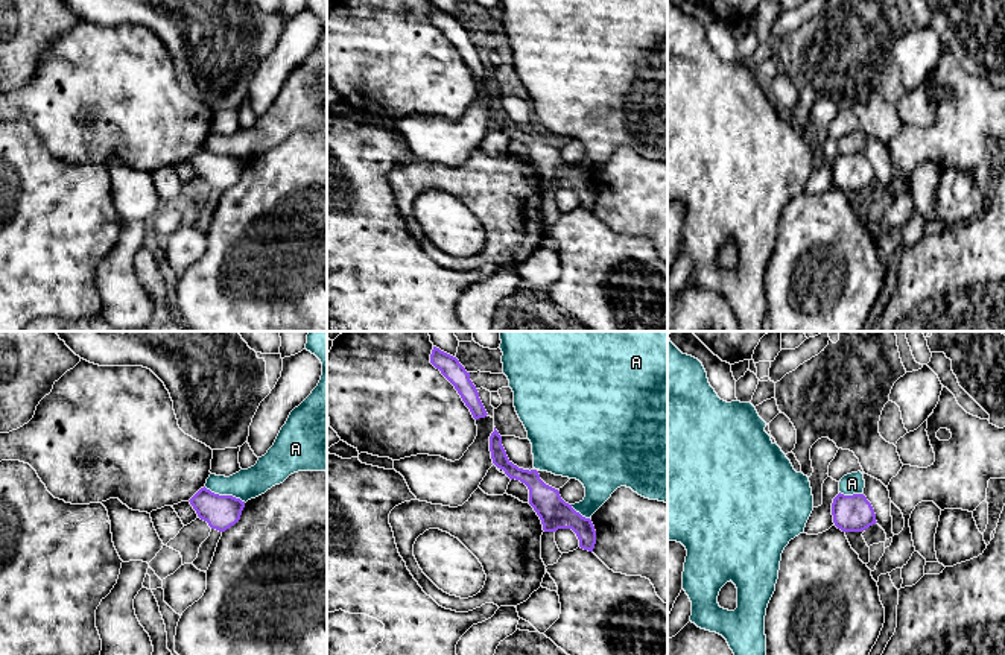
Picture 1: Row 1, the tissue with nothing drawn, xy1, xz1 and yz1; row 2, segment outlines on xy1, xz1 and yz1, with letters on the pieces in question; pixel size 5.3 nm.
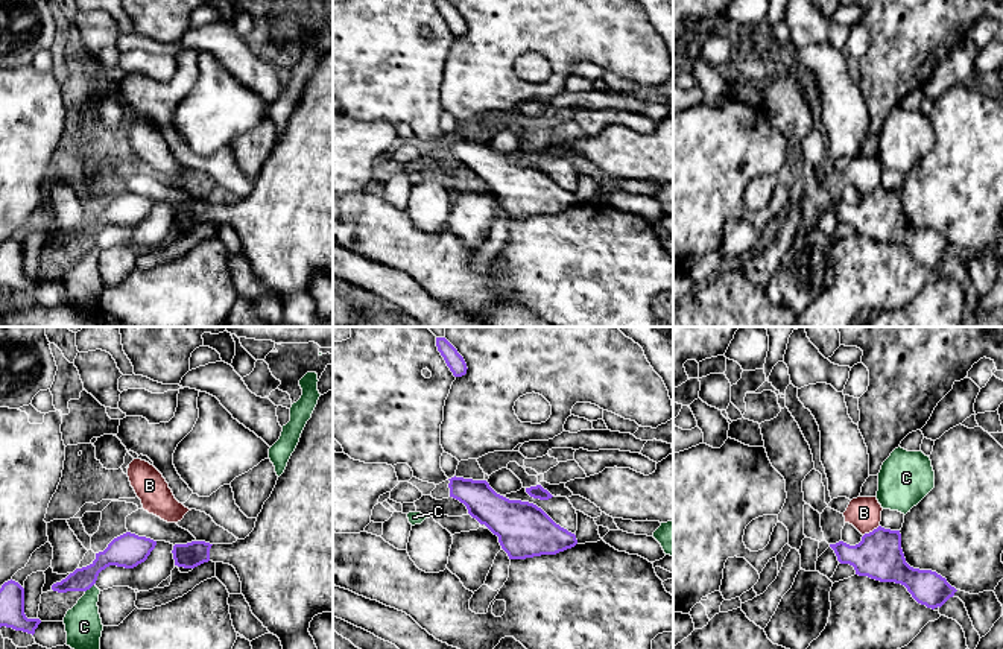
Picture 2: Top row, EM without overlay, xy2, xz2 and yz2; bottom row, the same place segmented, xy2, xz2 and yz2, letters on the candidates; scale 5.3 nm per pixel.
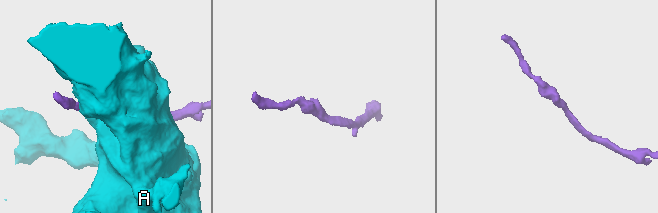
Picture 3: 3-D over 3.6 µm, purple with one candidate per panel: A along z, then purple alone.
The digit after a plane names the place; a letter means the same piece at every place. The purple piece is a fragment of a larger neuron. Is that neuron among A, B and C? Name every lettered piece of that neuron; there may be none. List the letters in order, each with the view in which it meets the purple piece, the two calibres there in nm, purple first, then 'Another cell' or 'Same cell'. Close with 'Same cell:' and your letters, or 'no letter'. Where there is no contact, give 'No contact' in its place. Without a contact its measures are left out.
A: Touches purple in xy1. Thickness 180 nm (purple) against 160 nm. Another cell
B: Touches purple in yz2. Thickness 240 nm (purple) against 180 nm. Another cell
C: Touches purple in xy2. Thickness 140 nm (purple) against 190 nm. Another cell
Same cell: no letter

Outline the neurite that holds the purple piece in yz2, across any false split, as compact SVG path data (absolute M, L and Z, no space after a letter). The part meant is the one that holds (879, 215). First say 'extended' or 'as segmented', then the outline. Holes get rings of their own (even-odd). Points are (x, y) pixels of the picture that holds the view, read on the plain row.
as segmented; M878 185L856 205L839 201L830 207L840 223L854 226L856 234L901 243L927 268L941 268L957 251L936 231L913 228L906 222L900 190Z

